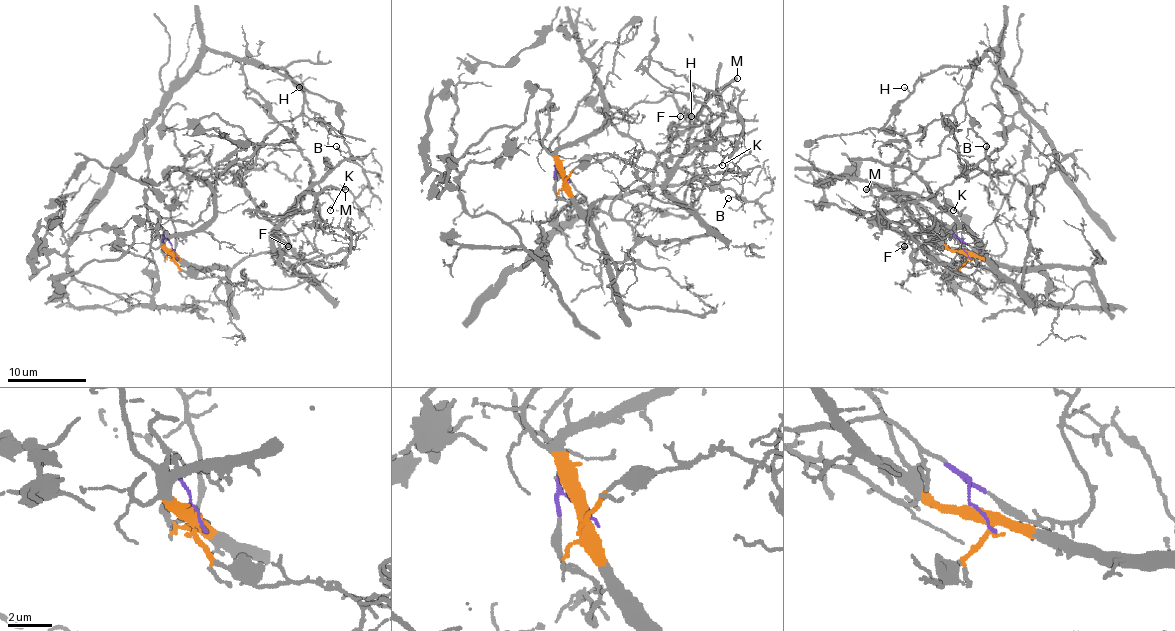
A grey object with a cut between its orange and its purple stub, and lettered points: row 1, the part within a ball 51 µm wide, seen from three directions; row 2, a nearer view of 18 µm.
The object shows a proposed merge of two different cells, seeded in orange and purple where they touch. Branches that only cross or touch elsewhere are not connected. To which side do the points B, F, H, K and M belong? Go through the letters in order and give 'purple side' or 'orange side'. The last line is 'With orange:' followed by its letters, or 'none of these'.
B: purple side
F: orange side
H: purple side
K: purple side
M: orange side
With orange: F, M

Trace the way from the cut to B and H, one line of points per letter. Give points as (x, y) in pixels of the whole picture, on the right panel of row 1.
B: (964, 250), (960, 238), (982, 254), (1004, 250), (994, 215), (1034, 122), (992, 50), (964, 92), (986, 145)
H: (964, 250), (960, 238), (982, 254), (1004, 250), (994, 215), (1034, 122), (992, 50), (903, 88)

